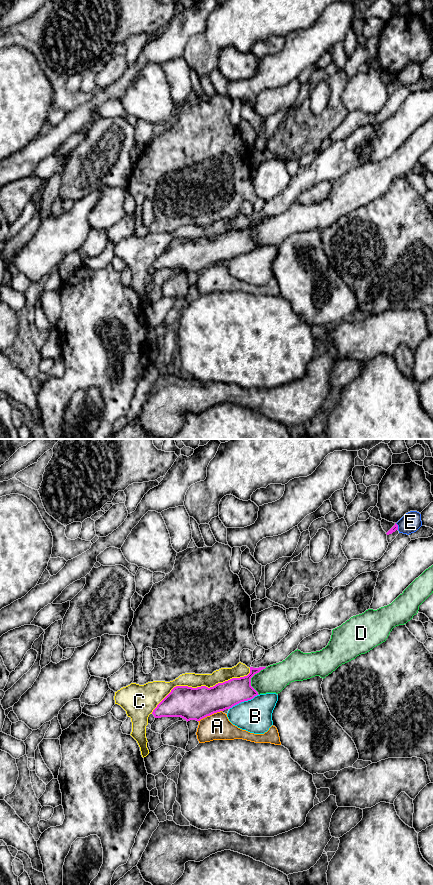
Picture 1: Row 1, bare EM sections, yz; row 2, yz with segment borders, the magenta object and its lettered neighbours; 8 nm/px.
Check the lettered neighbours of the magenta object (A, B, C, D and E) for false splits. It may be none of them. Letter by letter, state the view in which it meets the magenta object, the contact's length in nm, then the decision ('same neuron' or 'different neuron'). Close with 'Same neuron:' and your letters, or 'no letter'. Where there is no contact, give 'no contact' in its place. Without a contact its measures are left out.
A: meets magenta in yz; contact 220 nm long; different neuron
B: meets magenta in yz; contact 260 nm long; different neuron
C: meets magenta in yz; contact 850 nm long; different neuron
D: meets magenta in yz; contact 240 nm long; different neuron
E: meets magenta in yz; contact 60 nm long; different neuron
Same neuron: no letter

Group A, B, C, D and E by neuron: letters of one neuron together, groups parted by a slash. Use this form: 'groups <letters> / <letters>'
groups A / B / C / D / E

